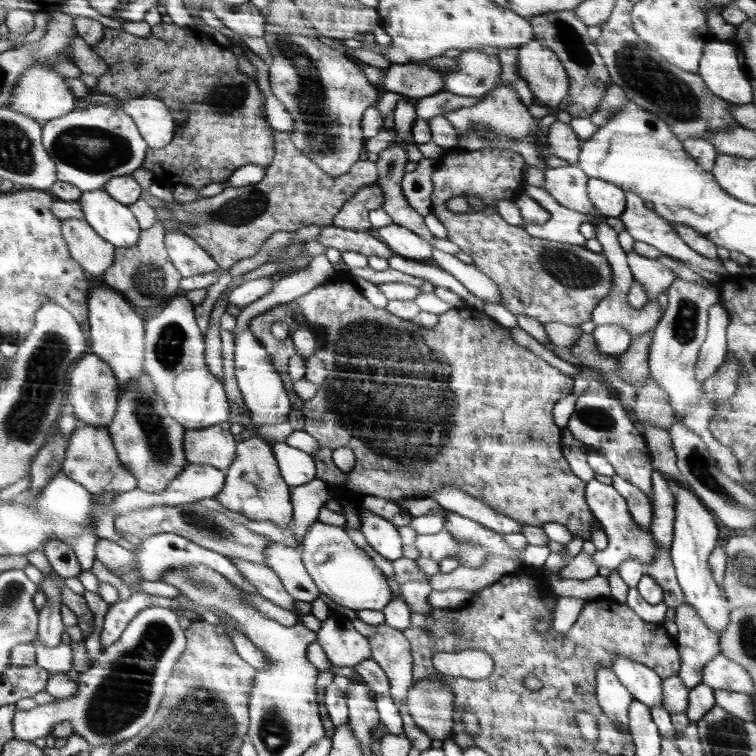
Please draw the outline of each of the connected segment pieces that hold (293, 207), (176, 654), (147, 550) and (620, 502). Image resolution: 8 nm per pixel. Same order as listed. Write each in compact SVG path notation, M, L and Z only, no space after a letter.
M275 132L277 138L276 156L273 163L265 168L264 179L258 184L244 186L242 188L227 187L222 193L195 200L194 202L179 203L176 200L165 202L162 199L150 196L146 201L155 208L160 205L168 207L171 212L165 220L161 220L157 213L157 221L160 221L165 230L176 229L192 237L200 247L204 247L210 256L216 260L219 269L224 271L230 269L233 265L240 265L244 258L251 258L254 254L260 252L266 240L272 237L274 233L286 231L292 233L300 230L303 226L316 225L320 228L333 224L334 217L340 209L358 190L366 185L373 184L380 177L377 164L370 160L358 161L344 177L332 178L326 174L325 170L318 167L318 164L310 160L305 152L298 151L294 146L293 140L288 133Z
M151 606L138 612L125 627L118 641L102 651L98 662L80 673L78 688L72 696L38 705L32 710L18 710L15 716L15 736L35 741L45 738L54 726L70 721L74 733L91 748L114 747L144 732L152 722L165 696L165 685L173 668L185 653L188 644L175 612Z
M160 533L149 537L142 537L141 542L137 544L136 550L132 553L135 554L135 560L137 560L133 570L135 570L135 573L139 578L143 578L144 580L158 581L161 574L166 569L205 564L206 566L217 570L220 574L225 575L227 579L230 579L235 586L242 589L242 591L256 593L256 595L258 595L256 587L242 576L242 573L237 569L237 566L227 556L198 546L195 542L178 534Z
M596 477L592 478L585 485L585 498L587 499L589 509L596 516L608 539L606 548L591 554L592 562L596 566L605 566L612 570L617 568L621 562L633 558L639 560L642 566L646 568L657 560L657 554L661 552L661 546L657 546L657 541L653 538L652 531L644 529L632 517L627 499L615 487L611 484L600 482Z

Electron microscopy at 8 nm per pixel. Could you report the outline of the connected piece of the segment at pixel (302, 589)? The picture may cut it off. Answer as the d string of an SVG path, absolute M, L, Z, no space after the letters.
M269 542L264 549L266 564L280 577L284 589L296 603L312 603L320 591L301 559L301 547L292 548L281 542Z

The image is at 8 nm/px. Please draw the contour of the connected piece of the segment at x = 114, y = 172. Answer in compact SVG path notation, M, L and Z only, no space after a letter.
M110 105L76 109L45 126L43 143L57 160L58 181L68 182L83 192L102 189L112 178L131 175L140 169L149 148L131 116Z

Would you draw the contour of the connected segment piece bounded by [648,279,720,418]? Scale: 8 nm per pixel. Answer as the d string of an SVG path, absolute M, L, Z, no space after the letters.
M676 280L668 288L668 306L654 328L652 344L649 348L648 366L649 376L652 377L669 395L673 410L677 411L679 418L684 416L693 406L698 405L702 397L703 386L696 380L695 364L698 360L699 350L707 335L707 320L709 308L720 302L720 290L710 285L699 285L696 282Z

